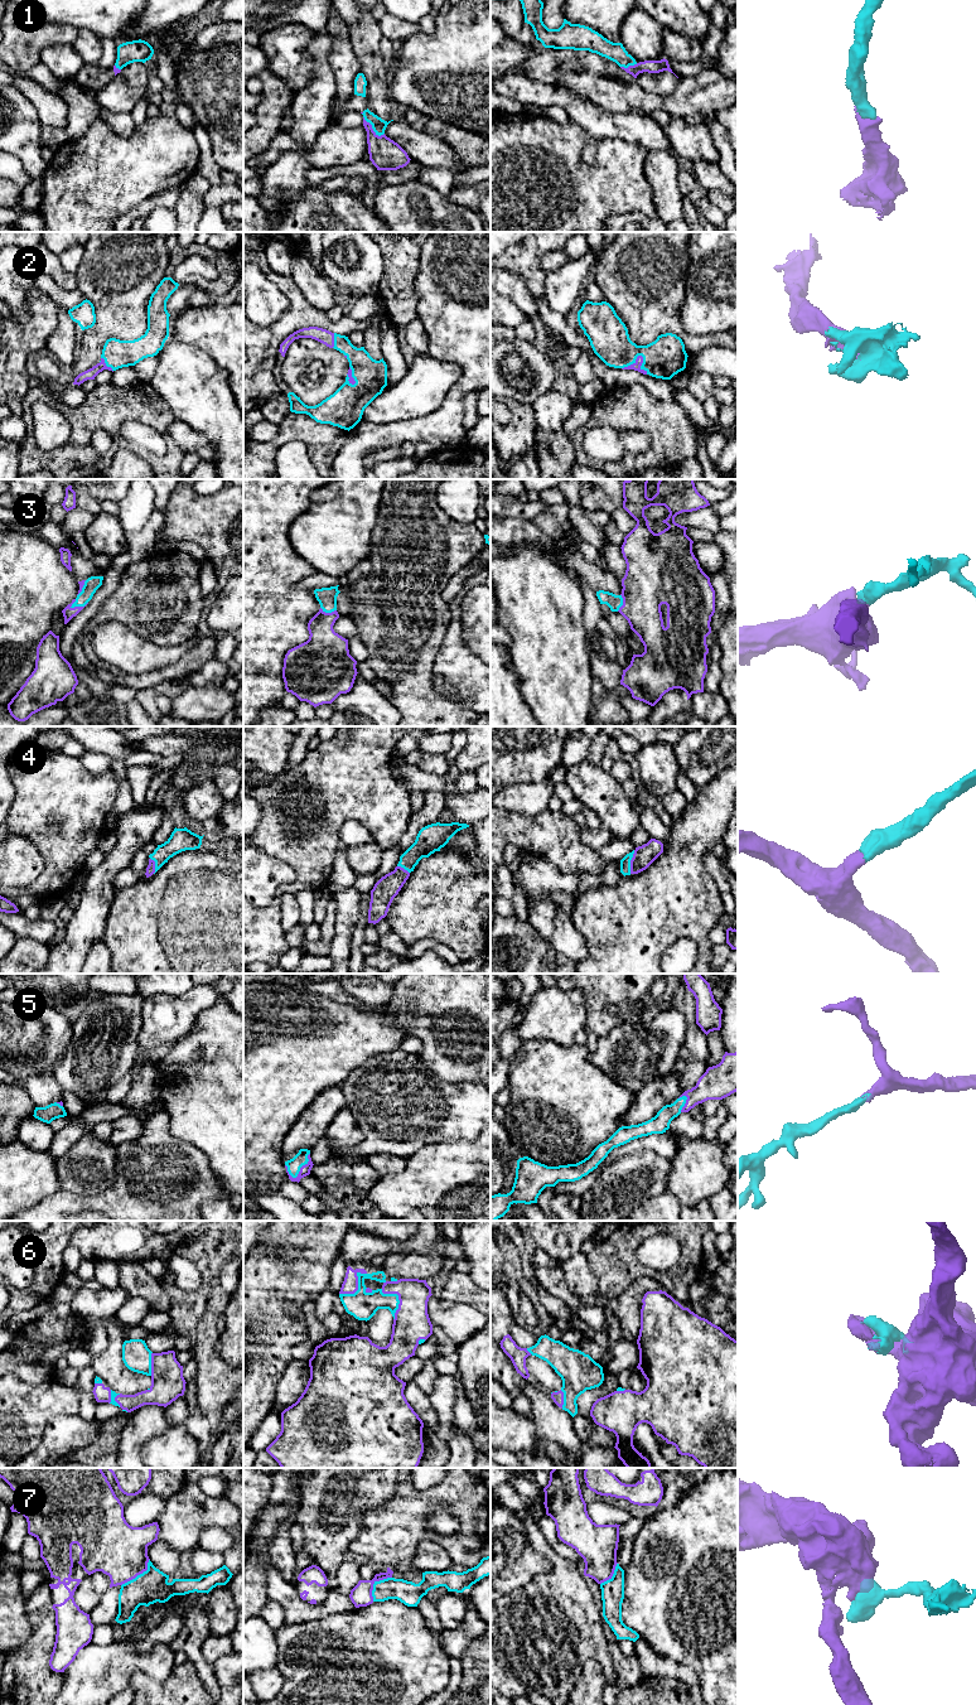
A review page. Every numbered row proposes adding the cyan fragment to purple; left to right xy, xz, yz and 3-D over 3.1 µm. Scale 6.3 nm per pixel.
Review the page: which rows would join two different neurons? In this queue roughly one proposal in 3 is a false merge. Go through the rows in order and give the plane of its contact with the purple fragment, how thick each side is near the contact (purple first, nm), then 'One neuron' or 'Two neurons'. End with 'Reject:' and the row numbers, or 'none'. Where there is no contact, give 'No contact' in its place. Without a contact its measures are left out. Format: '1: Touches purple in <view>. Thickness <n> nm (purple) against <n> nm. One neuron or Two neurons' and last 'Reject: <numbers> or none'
1: Touches purple in xz. Thickness 200 nm (purple) against 90 nm. One neuron
2: Touches purple in yz. Thickness 50 nm (purple) against 260 nm. One neuron
3: Touches purple in xy. Thickness 80 nm (purple) against 90 nm. One neuron
4: Touches purple in yz. Thickness 140 nm (purple) against 60 nm. One neuron
5: Touches purple in xz. Thickness 70 nm (purple) against 90 nm. One neuron
6: Touches purple in xz. Thickness 100 nm (purple) against 180 nm. One neuron
7: Touches purple in xz. Thickness 140 nm (purple) against 150 nm. Two neurons
Reject: 7

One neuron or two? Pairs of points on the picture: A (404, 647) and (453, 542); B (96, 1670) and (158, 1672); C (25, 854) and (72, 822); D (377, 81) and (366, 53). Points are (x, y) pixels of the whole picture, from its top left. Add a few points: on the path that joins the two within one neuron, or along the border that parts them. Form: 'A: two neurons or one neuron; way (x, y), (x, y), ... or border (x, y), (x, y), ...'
A: one neuron; way (404, 621), (404, 595), (424, 575), (426, 569)
B: one neuron; way (111, 1658), (115, 1662), (143, 1662)
C: two neurons; border (13, 834), (27, 836), (40, 853), (39, 875)
D: one neuron; way (376, 75), (370, 59)

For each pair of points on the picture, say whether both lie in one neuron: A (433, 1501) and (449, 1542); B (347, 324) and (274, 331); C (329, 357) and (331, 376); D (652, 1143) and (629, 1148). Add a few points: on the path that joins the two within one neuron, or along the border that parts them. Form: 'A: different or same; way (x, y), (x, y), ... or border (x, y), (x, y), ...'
A: same; way (421, 1515), (421, 1530), (435, 1536)
B: same; way (329, 324), (320, 319), (291, 320)
C: same; way (331, 362), (331, 371)
D: same; way (647, 1143), (634, 1145)

